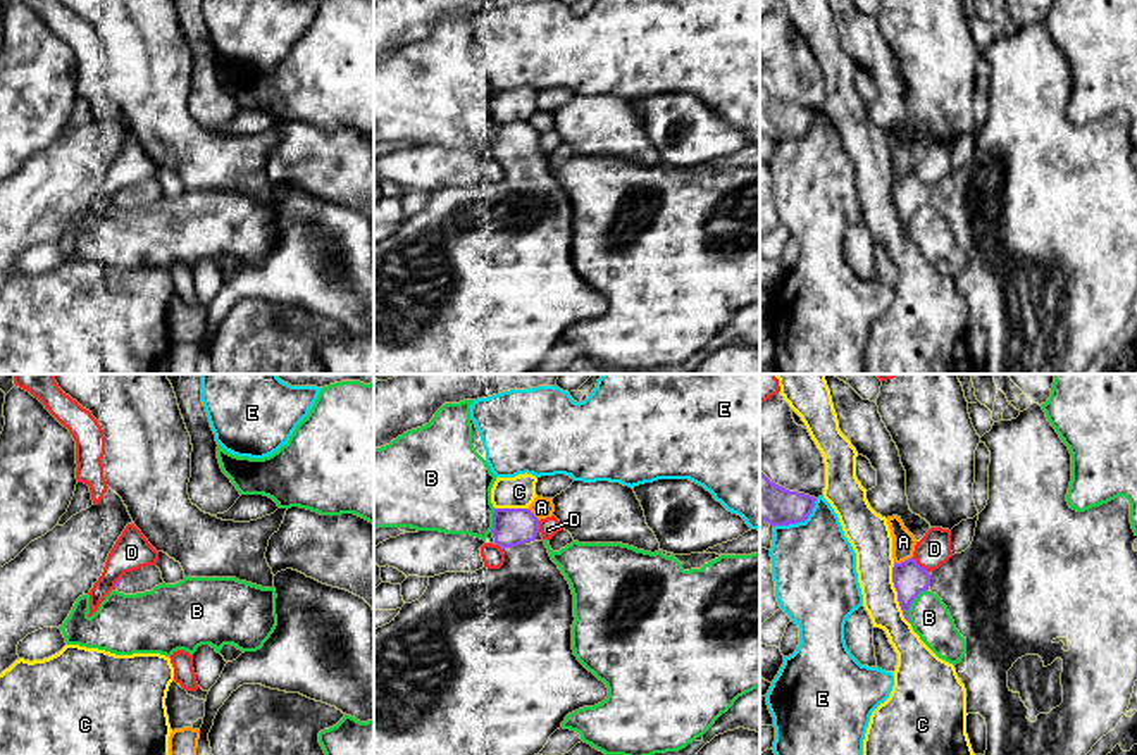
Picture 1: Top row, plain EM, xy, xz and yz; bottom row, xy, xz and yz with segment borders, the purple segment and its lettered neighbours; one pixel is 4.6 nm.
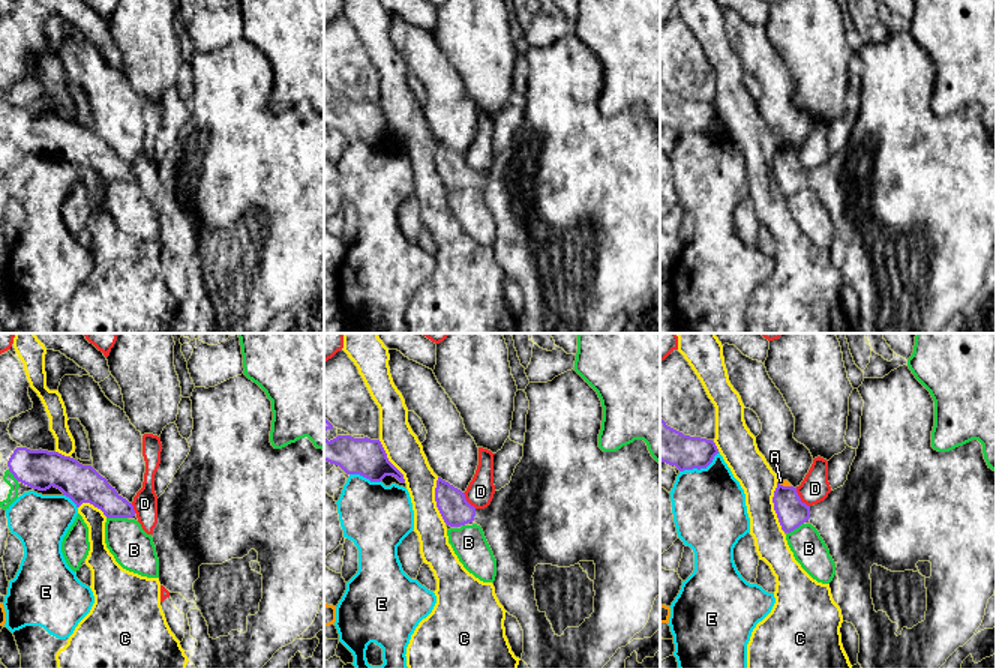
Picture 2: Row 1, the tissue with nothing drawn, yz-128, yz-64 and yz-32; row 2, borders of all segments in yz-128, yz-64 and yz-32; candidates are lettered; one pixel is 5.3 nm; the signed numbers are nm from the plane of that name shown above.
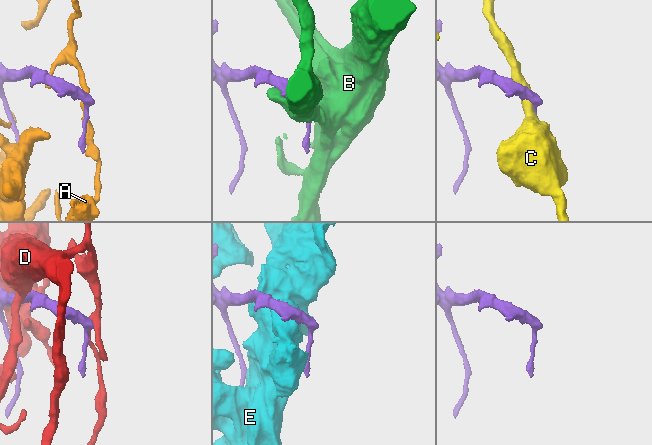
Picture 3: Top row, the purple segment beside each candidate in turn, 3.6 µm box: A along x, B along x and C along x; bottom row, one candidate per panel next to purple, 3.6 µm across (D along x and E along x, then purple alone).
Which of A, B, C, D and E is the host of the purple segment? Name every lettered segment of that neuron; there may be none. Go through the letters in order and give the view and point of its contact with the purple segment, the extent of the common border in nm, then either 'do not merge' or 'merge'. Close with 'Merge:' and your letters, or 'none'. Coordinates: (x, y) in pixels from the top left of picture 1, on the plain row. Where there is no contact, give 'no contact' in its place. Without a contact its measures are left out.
A: yz (905, 174) | 90 nm | do not merge
B: yz (910, 218) | 170 nm | do not merge
C: yz (898, 207) | 300 nm | do not merge
D: yz (919, 180) | 110 nm | do not merge
E: yz (800, 135) | 240 nm | do not merge
Merge: none

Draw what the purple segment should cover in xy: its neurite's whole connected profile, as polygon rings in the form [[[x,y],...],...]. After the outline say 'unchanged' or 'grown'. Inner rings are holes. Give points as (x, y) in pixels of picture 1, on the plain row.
[[[146,179],[133,186],[126,186],[117,197],[115,202],[124,209],[136,209],[152,205],[155,200],[162,198],[162,186],[157,179]]]; grown

